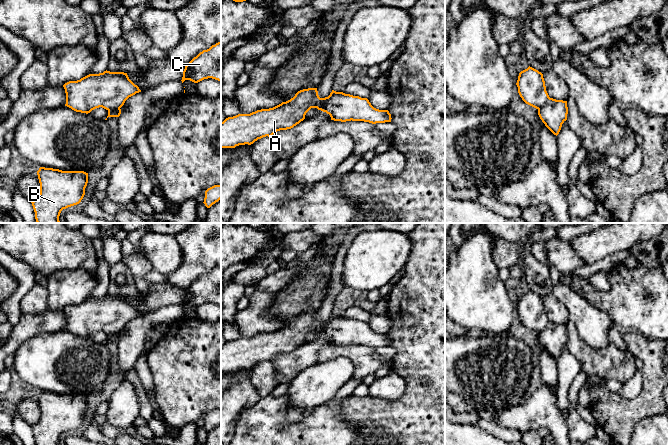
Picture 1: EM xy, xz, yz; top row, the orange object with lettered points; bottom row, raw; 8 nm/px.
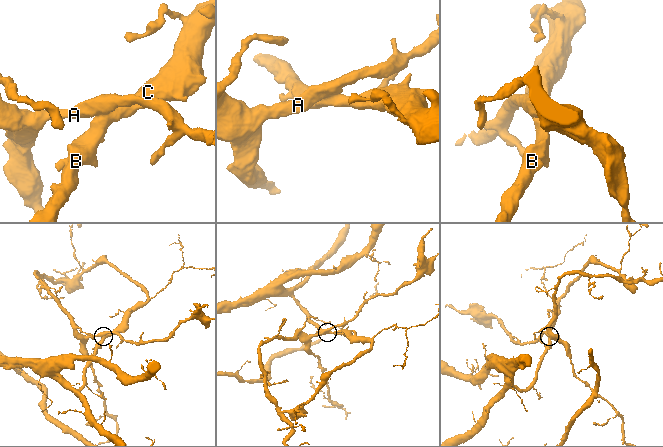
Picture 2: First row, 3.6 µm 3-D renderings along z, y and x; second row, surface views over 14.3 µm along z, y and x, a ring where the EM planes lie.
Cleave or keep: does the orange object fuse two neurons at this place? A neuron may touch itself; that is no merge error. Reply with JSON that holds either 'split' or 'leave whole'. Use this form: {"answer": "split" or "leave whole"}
{"answer": "split"}

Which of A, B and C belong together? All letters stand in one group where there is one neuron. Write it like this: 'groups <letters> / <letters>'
groups A / B C

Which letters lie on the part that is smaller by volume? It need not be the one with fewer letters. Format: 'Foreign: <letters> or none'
Foreign: A

